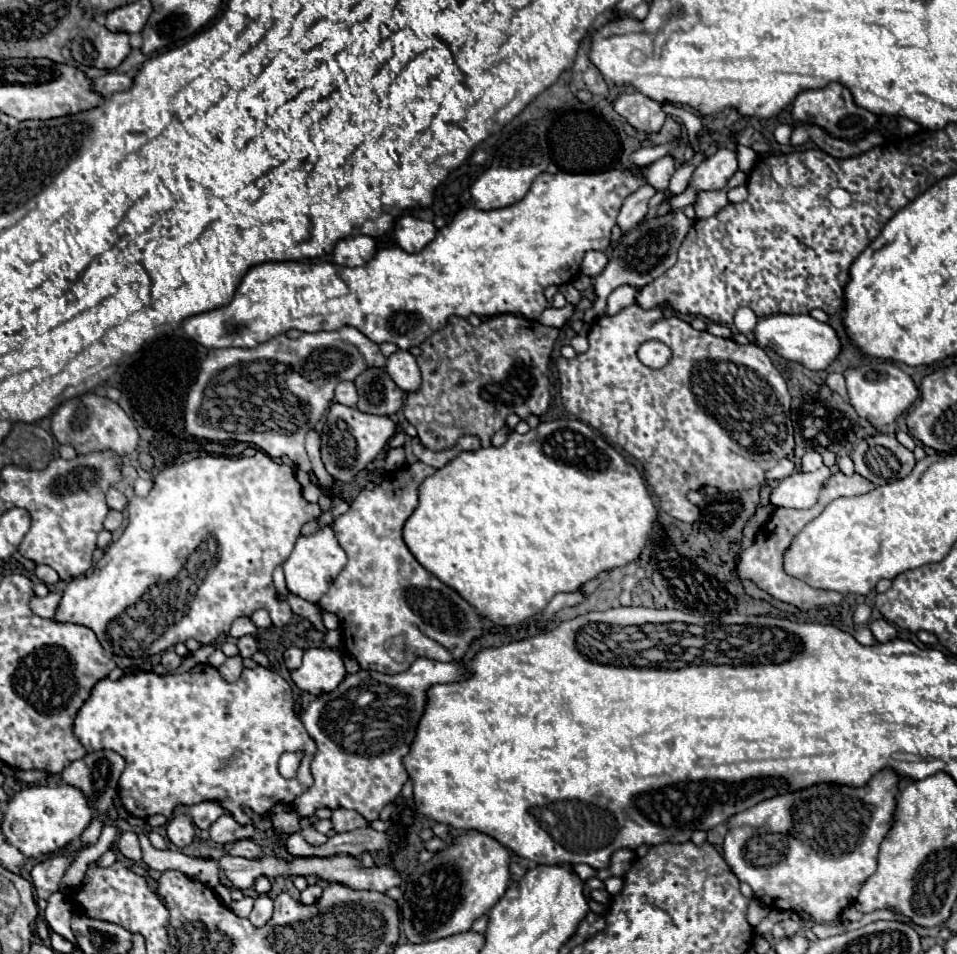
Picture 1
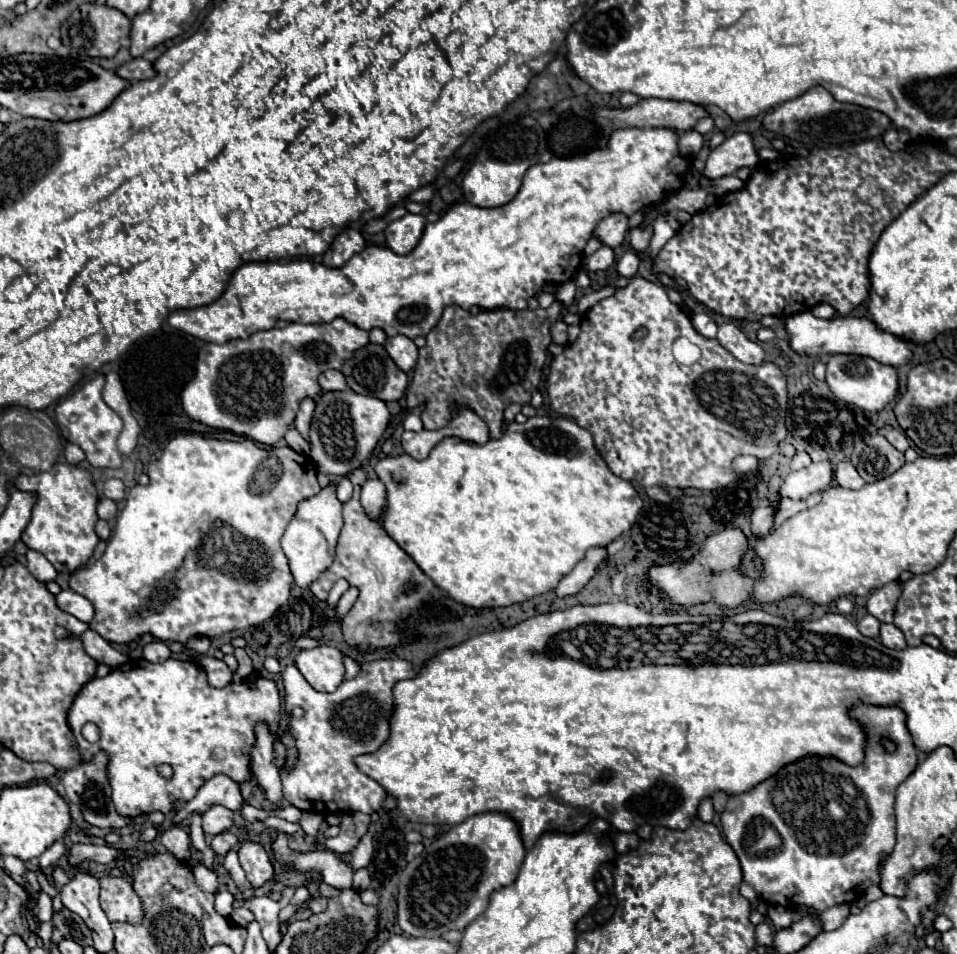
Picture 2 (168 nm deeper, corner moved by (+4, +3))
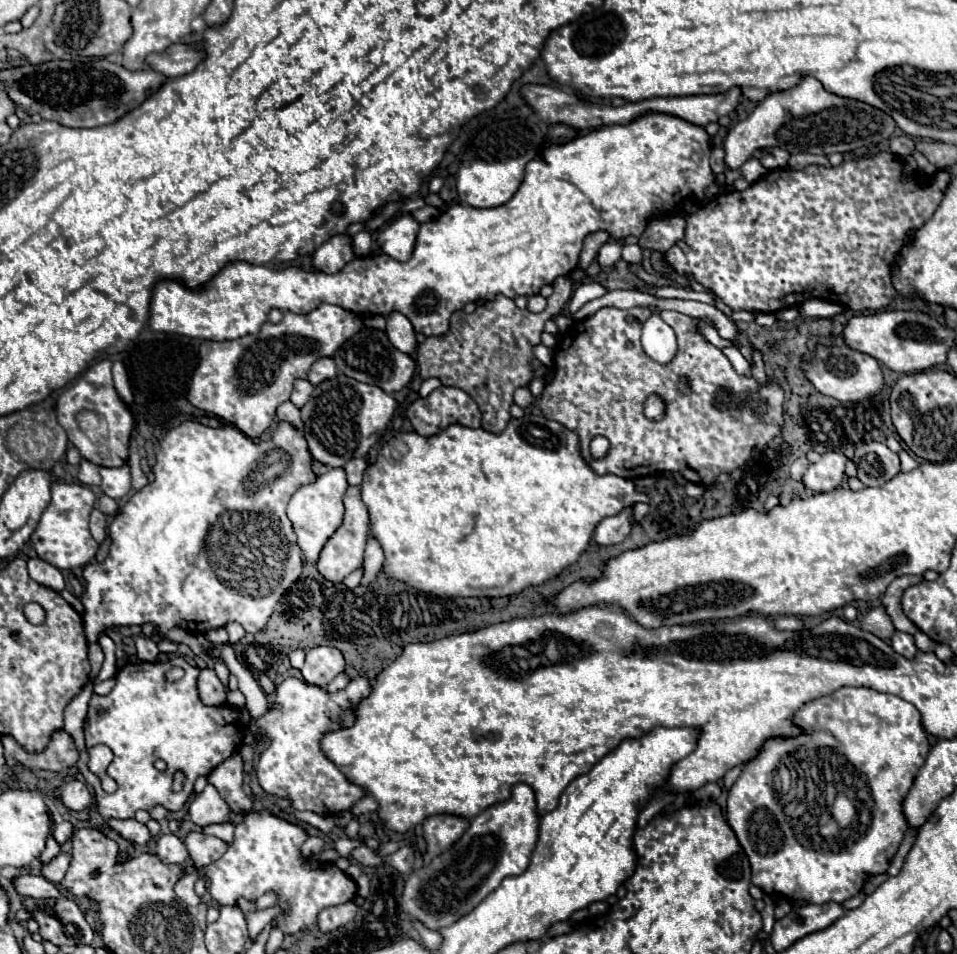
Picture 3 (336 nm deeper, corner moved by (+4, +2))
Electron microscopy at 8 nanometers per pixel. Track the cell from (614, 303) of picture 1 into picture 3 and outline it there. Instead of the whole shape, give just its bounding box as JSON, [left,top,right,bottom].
[623,245,643,265]

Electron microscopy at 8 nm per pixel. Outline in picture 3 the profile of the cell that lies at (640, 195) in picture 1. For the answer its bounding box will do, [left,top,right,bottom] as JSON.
[579,231,611,269]

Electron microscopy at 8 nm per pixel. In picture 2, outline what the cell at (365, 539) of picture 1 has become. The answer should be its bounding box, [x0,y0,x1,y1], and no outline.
[311,470,439,650]

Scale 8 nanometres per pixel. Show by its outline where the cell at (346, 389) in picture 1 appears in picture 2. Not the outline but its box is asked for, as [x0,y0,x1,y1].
[319,370,347,392]

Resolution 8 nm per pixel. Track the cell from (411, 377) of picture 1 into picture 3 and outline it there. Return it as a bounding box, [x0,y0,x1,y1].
[387,313,417,355]

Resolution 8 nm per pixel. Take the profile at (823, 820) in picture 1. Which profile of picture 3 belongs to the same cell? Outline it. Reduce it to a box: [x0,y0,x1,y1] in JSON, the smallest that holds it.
[727,687,929,905]

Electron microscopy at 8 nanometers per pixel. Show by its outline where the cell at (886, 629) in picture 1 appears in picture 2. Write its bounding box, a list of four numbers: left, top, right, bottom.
[881,624,907,650]

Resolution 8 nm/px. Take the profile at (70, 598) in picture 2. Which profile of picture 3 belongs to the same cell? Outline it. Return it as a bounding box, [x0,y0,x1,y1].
[89,643,103,679]

